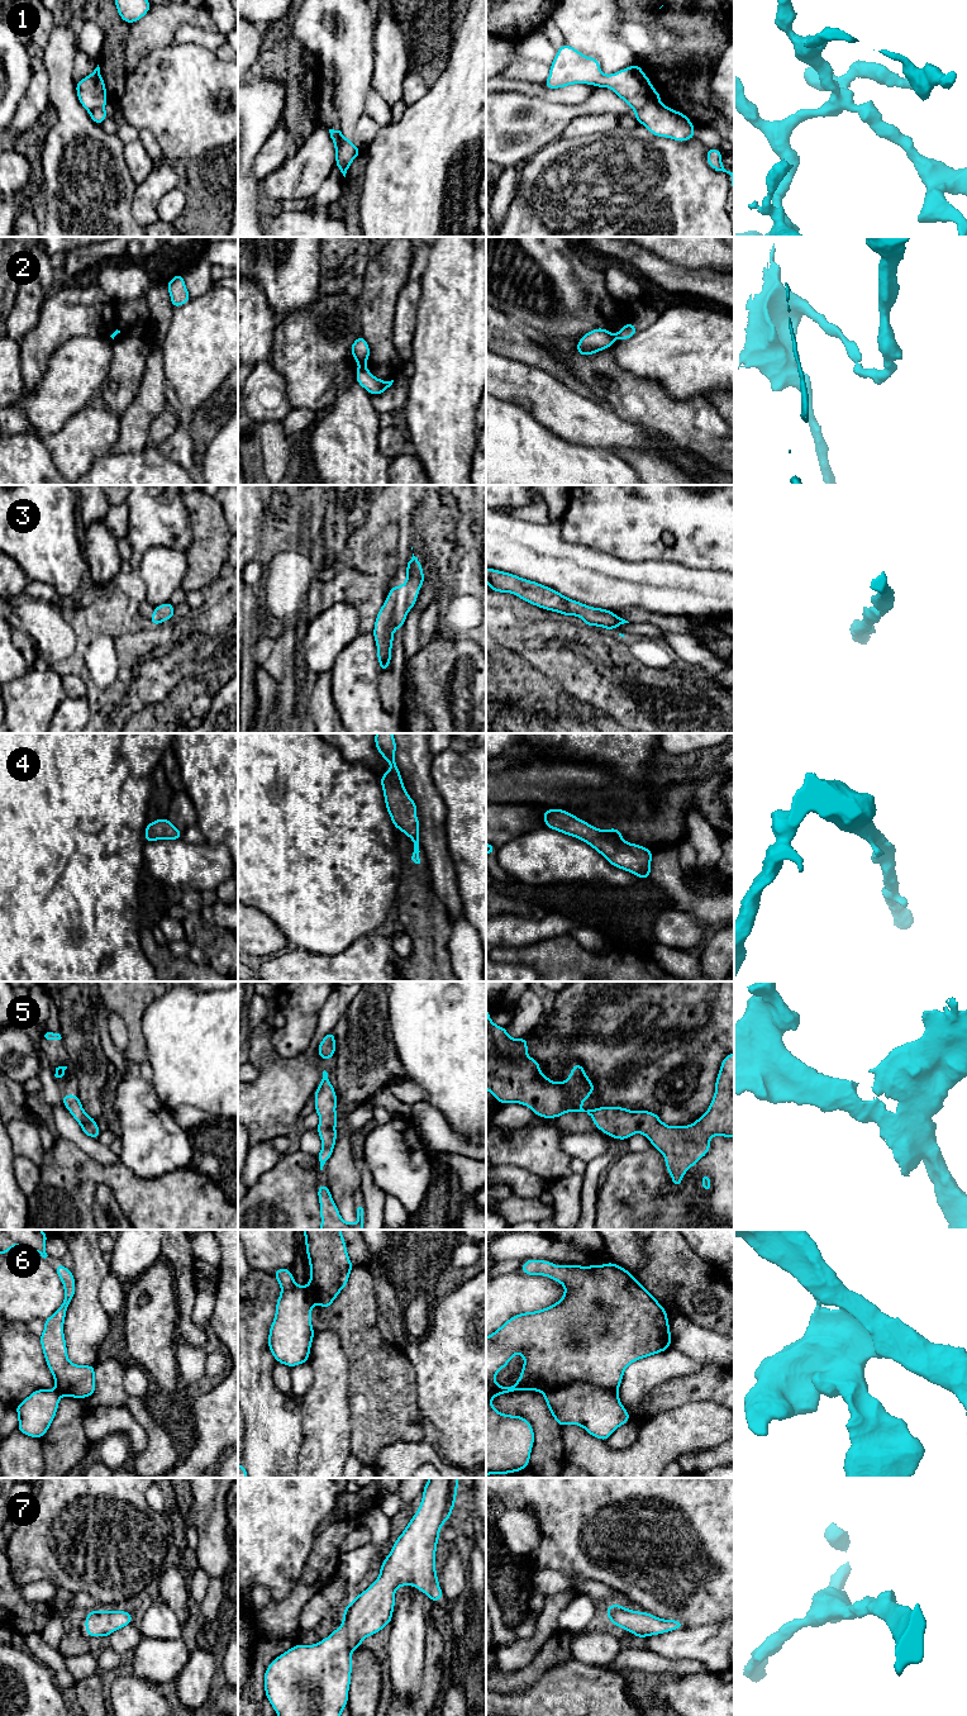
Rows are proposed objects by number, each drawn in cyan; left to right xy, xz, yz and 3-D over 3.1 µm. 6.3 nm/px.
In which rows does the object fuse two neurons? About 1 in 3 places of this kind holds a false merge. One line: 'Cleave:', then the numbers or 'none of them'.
Cleave: 1, 2, 6

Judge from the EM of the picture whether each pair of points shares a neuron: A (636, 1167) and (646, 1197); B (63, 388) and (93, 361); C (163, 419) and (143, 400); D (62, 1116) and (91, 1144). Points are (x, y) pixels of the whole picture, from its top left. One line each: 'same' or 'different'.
A: same
B: same
C: different
D: same

